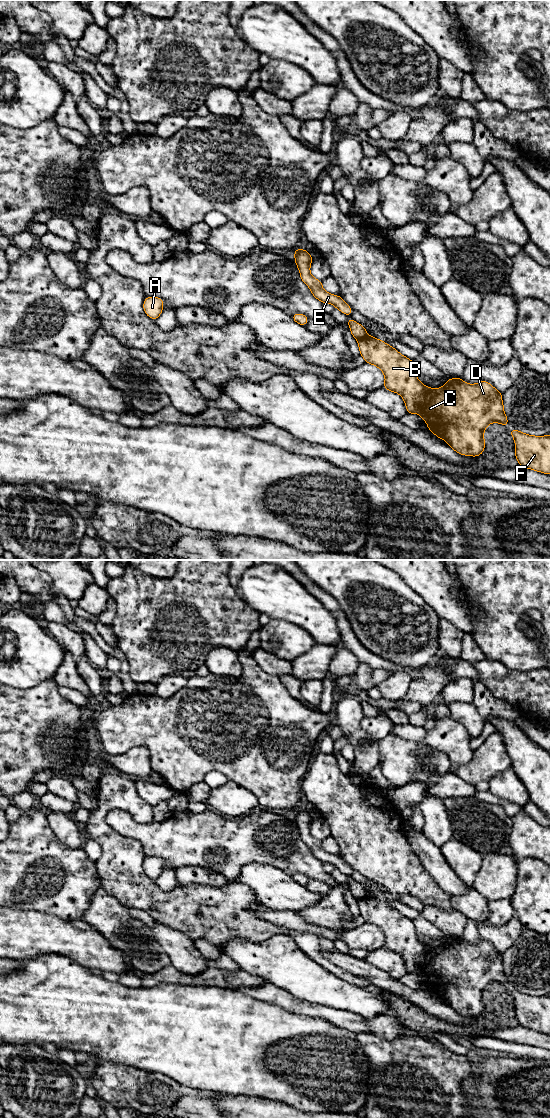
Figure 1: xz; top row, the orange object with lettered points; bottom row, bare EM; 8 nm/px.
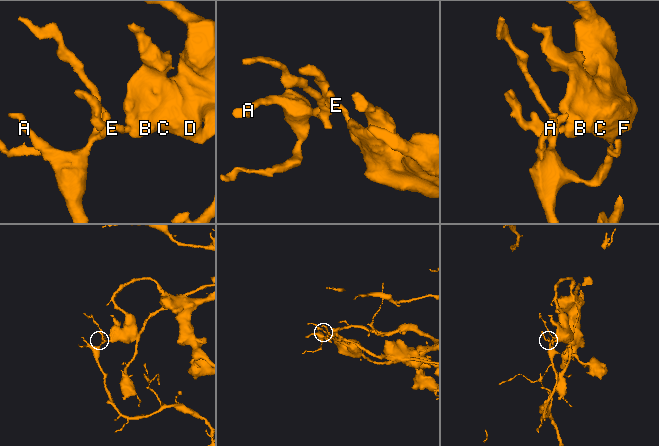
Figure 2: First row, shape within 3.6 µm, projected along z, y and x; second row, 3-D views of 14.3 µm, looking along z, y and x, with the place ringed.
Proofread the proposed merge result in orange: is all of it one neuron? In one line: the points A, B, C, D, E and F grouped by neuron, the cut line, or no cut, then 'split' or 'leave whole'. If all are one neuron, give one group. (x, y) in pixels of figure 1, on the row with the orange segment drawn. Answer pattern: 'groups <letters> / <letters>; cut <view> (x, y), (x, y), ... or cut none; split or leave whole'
groups A E / B C D F; cut xz (367, 335), (358, 340); split

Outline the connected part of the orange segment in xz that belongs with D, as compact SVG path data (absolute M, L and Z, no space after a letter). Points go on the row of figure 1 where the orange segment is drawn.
M367 335L358 340L358 346L365 362L377 366L384 373L383 388L400 394L404 399L407 414L419 414L427 423L429 431L446 441L460 455L477 457L484 452L484 431L490 423L508 426L502 393L489 382L480 380L477 384L468 384L462 378L448 378L443 387L430 388L418 380L413 360L382 340Z

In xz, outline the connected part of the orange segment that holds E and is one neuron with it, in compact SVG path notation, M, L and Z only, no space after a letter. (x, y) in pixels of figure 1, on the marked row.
M298 248L293 252L295 264L300 272L300 278L310 288L312 295L322 303L331 303L343 314L349 316L353 312L352 308L339 295L332 295L326 292L322 287L322 281L315 279L310 274L310 265L313 258L309 251Z

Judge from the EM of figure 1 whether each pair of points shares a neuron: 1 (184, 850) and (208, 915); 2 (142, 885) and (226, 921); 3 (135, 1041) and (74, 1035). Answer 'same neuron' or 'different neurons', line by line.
1: different neurons
2: same neuron
3: same neuron

